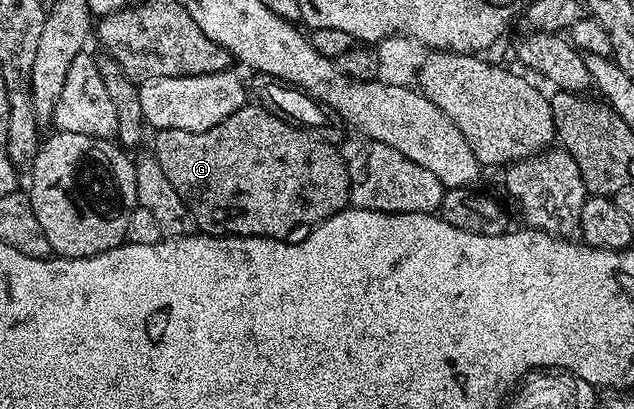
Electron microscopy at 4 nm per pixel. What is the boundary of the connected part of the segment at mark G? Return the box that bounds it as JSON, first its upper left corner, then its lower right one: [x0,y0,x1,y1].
[152,104,350,238]

